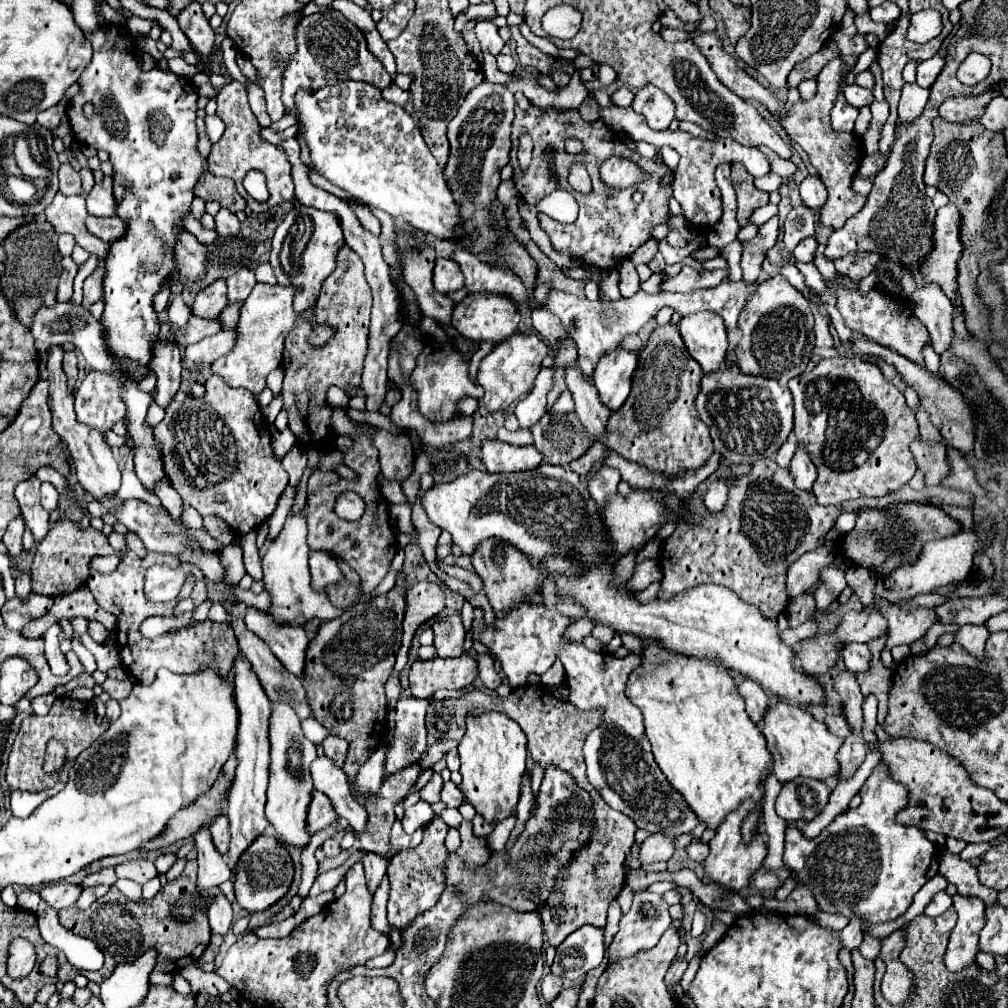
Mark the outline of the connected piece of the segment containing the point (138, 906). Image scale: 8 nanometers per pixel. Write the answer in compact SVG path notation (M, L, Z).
M197 860L188 861L180 879L166 883L166 887L160 889L158 895L148 903L144 903L144 901L134 903L128 897L124 897L118 891L118 887L110 887L110 891L104 897L100 897L88 911L80 911L76 907L60 911L60 923L64 927L68 927L72 933L94 941L106 957L104 967L100 971L88 973L90 981L100 985L106 977L112 975L112 971L114 971L114 967L118 967L118 963L132 963L138 955L144 955L148 949L154 949L158 953L154 967L158 971L166 971L166 973L174 973L190 963L196 963L202 957L204 949L210 943L210 925L208 925L206 917L196 919L194 923L190 923L186 927L176 927L176 923L170 919L172 903L180 897L180 893L194 889L196 869L198 869Z

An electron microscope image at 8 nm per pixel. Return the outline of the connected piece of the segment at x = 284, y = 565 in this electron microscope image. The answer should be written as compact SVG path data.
M300 511L286 519L284 529L274 539L274 543L270 545L270 549L266 551L262 559L264 591L270 593L270 607L266 613L274 619L274 623L304 627L314 617L330 621L344 613L344 609L338 609L330 603L324 591L316 591L312 587L310 569L308 569L308 553L310 549L306 545L306 517L304 517L304 511Z

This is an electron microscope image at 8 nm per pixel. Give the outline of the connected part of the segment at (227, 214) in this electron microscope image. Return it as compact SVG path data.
M220 209L220 211L216 213L214 221L216 221L216 233L218 233L220 237L234 235L234 233L238 233L238 229L240 229L240 221L236 219L236 215L234 215L232 211L226 211L226 209Z

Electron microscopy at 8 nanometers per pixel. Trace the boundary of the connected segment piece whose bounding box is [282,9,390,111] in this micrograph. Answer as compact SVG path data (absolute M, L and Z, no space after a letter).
M326 11L316 15L306 15L296 29L296 55L284 73L282 103L286 109L294 111L294 95L298 89L318 89L336 81L364 81L380 91L390 85L390 75L384 71L382 63L368 51L362 31L350 23L340 11Z

